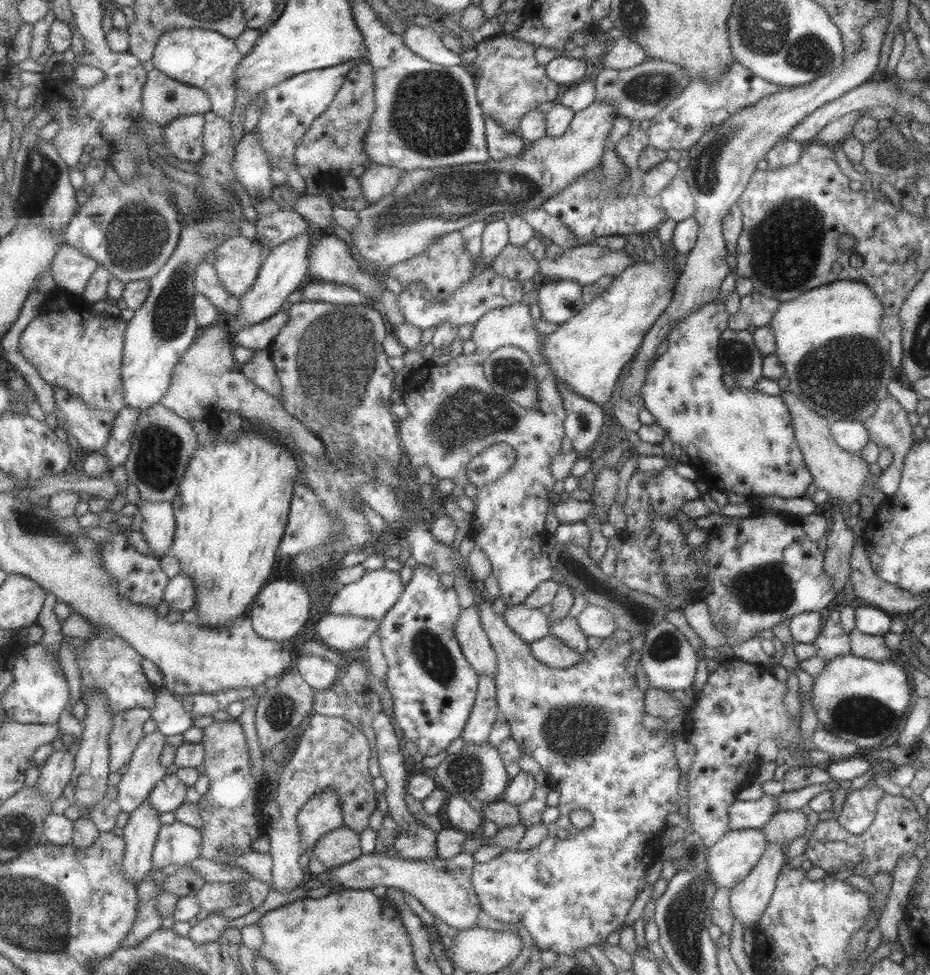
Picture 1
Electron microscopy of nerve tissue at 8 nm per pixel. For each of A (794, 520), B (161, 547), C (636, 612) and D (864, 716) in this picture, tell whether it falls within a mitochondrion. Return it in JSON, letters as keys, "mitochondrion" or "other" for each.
{"A":"other","B":"other","C":"mitochondrion","D":"mitochondrion"}

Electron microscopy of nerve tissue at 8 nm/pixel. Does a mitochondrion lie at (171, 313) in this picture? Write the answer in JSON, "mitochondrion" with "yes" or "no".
{"mitochondrion":"yes"}

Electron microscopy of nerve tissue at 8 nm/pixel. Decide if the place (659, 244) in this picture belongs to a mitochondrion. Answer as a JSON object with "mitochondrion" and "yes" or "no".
{"mitochondrion":"no"}

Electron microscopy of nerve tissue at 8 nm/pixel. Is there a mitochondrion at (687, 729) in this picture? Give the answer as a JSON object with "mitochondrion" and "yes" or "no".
{"mitochondrion":"no"}

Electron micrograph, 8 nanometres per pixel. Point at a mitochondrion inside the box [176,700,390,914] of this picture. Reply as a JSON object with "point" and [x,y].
{"point":[304,779]}

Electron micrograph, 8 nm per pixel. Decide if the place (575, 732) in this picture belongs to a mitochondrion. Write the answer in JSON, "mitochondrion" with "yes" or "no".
{"mitochondrion":"yes"}

